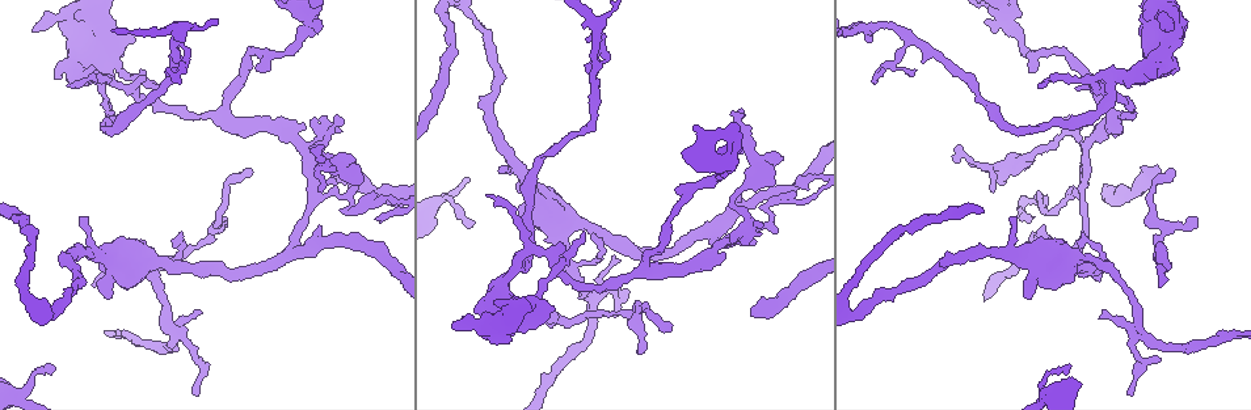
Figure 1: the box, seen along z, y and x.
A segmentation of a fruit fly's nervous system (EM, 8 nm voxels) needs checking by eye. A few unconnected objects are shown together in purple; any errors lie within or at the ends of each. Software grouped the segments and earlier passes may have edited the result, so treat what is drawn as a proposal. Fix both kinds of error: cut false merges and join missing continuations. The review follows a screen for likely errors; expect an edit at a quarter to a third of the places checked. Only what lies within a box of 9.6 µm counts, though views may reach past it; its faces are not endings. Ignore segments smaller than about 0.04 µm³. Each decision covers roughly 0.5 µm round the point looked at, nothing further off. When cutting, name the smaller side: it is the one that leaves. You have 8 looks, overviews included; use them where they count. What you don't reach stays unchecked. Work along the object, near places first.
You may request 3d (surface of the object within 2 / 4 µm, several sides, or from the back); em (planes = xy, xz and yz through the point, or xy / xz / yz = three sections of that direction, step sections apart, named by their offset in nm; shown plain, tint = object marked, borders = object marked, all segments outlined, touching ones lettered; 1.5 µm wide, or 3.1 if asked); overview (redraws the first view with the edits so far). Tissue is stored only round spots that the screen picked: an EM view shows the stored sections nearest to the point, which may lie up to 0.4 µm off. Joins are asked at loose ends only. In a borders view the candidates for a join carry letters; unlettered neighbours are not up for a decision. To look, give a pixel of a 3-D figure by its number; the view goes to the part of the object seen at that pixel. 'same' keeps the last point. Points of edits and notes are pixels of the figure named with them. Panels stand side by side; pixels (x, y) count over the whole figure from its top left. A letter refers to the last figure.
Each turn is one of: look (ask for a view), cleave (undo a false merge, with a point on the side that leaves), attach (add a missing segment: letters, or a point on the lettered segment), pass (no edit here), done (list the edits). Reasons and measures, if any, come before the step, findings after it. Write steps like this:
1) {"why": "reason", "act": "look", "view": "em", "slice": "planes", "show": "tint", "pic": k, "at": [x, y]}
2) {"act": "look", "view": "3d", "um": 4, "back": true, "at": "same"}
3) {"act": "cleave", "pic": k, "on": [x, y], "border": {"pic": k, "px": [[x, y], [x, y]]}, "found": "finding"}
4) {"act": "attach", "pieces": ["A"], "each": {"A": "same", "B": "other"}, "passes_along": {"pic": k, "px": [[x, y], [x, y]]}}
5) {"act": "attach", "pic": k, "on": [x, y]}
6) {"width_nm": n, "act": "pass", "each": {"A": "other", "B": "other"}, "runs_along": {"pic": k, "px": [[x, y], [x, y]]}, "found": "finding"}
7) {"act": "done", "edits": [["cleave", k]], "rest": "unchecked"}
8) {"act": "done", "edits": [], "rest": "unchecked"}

{"why": "free end", "act": "look", "view": "3d", "um": 2, "pic": 1, "at": [1170, 168]}

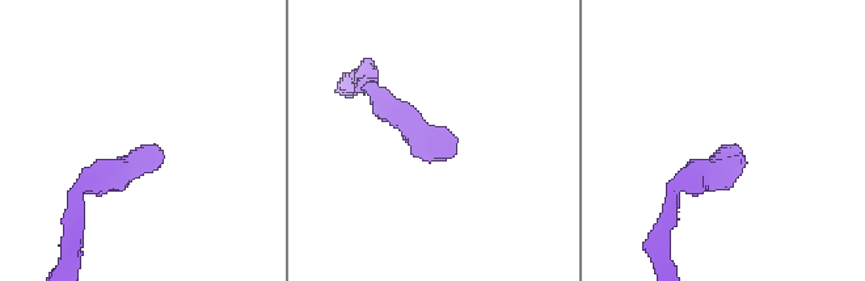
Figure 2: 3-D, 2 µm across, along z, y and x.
{"why": "shape alone is not enough", "act": "look", "view": "em", "um": 3.1, "slice": "xz", "step": 16, "show": "tint", "pic": 2, "at": [727, 155]}

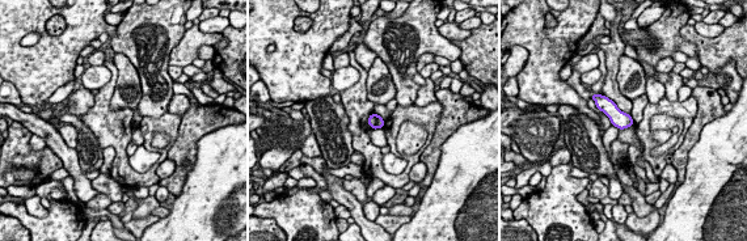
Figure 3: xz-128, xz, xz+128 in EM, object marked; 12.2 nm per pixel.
{"act": "look", "view": "em", "um": 3.1, "slice": "planes", "show": "borders", "at": "same"}

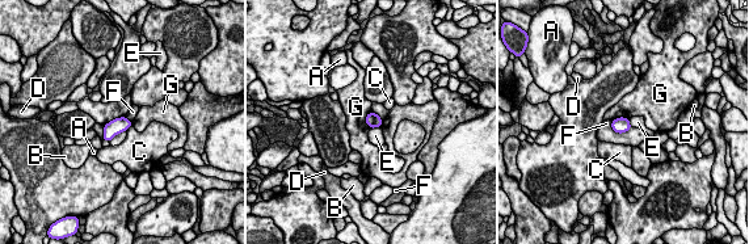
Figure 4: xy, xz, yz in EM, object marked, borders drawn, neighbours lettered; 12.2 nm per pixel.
{"width_nm": 180, "act": "pass", "each": {"A": "other", "B": "other", "C": "other", "D": "other", "E": "other", "F": "other", "G": "other"}, "border": {"pic": 4, "px": [[125, 116], [116, 117], [104, 125]]}, "found": "none of them fits"}

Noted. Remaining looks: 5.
{"act": "look", "view": "em", "slice": "xy", "step": 4, "show": "tint", "pic": 1, "at": [1104, 75]}

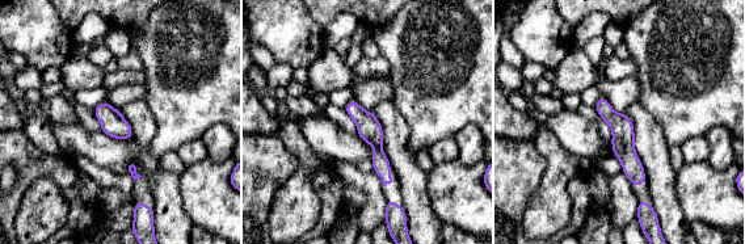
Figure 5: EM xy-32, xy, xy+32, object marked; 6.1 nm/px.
{"why": "cut it another way", "act": "look", "view": "em", "slice": "planes", "show": "borders", "at": "same"}

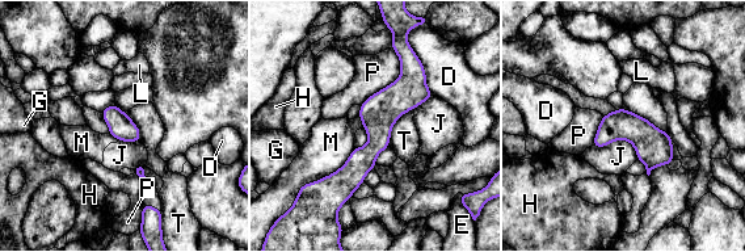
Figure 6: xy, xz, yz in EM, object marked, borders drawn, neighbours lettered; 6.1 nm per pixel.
{"act": "pass", "each": {"D": "other", "E": "other", "G": "other", "H": "other", "J": "other", "L": "other", "M": "other", "P": "other", "T": "other"}, "runs_along": {"pic": 6, "px": [[402, 53], [407, 87], [344, 197]]}, "found": "continuous, no second neuron"}

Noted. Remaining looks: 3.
{"act": "look", "view": "3d", "um": 2, "pic": 1, "at": [90, 284]}

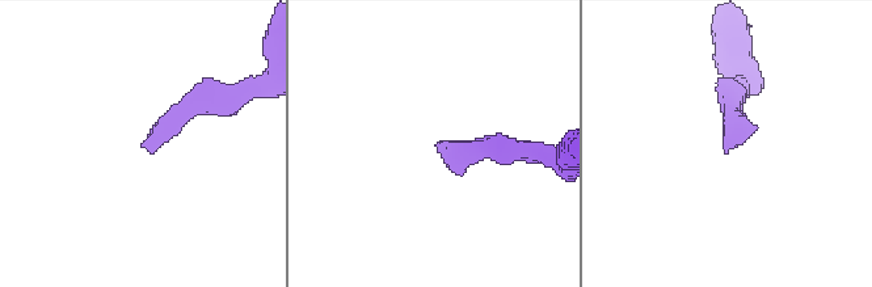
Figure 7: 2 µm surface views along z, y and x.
{"act": "look", "view": "em", "slice": "xy", "step": 4, "show": "tint", "pic": 7, "at": [727, 141]}

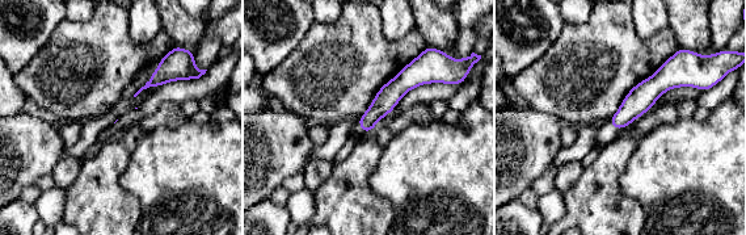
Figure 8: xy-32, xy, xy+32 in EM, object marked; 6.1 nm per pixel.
{"why": "another direction", "act": "look", "view": "em", "slice": "planes", "show": "borders", "at": "same"}

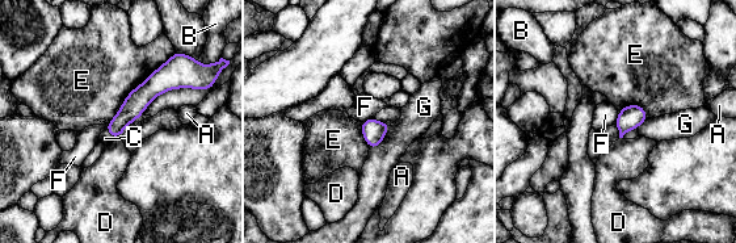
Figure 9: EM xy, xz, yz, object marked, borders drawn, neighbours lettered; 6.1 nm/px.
{"width_nm": 140, "act": "attach", "pieces": ["C"], "each": {"A": "other", "B": "other", "C": "same", "D": "other", "E": "other", "F": "other", "G": "other"}, "found": "the neuron continues"}

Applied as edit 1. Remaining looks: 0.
{"act": "done", "edits": [["attach", 9]], "rest": "unchecked"}

